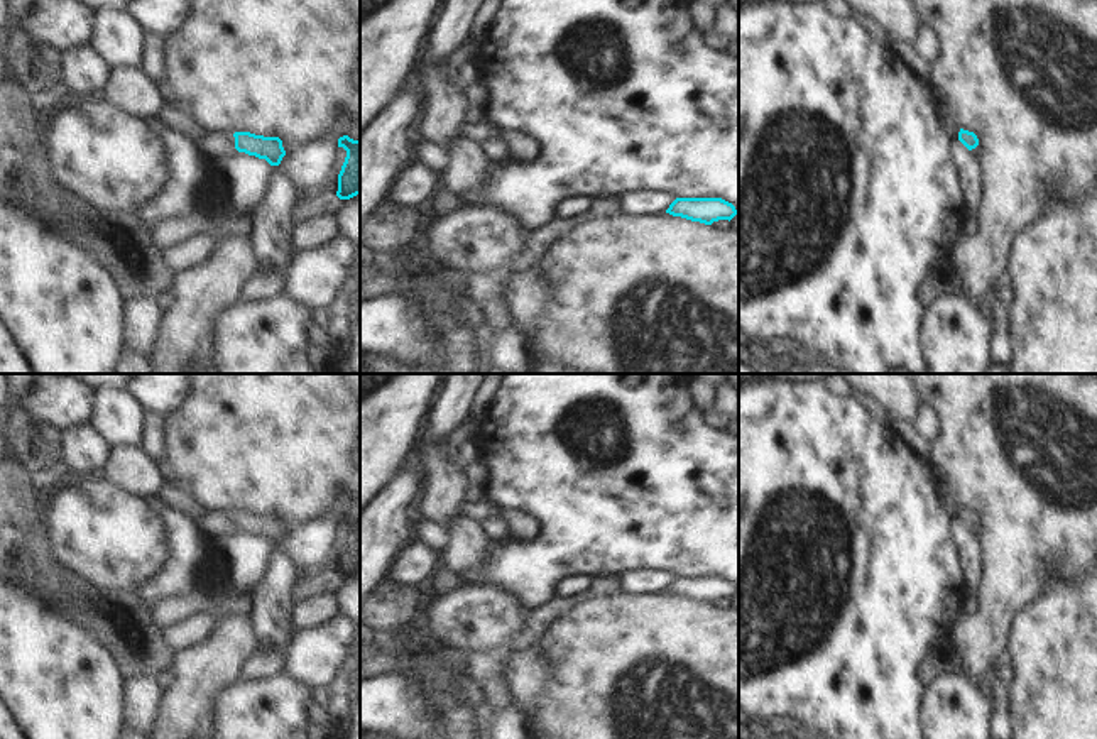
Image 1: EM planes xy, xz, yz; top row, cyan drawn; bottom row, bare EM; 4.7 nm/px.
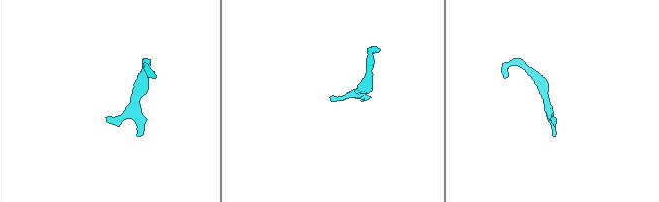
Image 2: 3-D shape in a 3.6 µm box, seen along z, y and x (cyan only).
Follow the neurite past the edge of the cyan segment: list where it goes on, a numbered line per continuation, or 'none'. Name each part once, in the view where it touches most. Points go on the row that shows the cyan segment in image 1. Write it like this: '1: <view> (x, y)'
1: xy (217, 144)

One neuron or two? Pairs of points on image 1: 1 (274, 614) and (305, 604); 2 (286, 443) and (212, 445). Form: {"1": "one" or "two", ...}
{"1": "two", "2": "one"}

